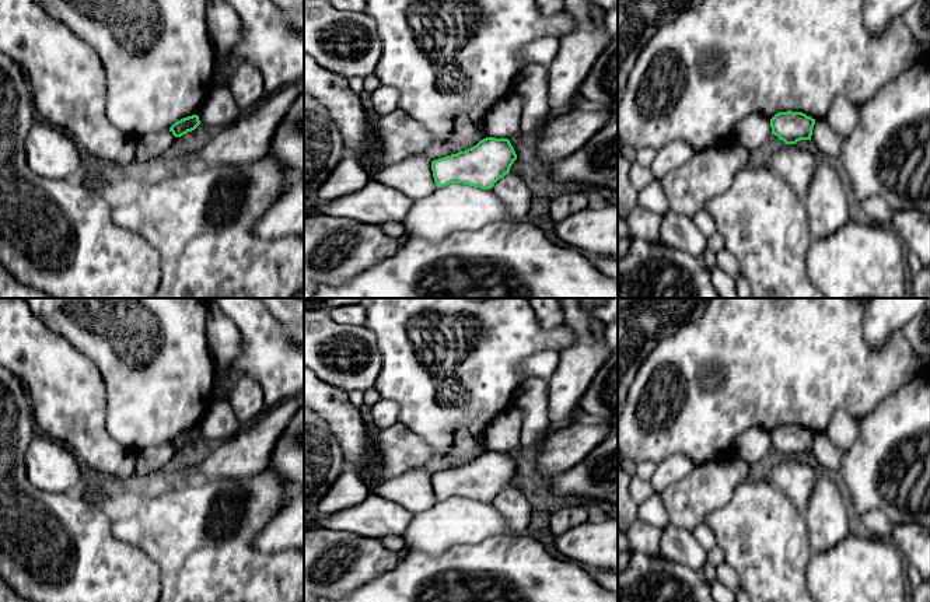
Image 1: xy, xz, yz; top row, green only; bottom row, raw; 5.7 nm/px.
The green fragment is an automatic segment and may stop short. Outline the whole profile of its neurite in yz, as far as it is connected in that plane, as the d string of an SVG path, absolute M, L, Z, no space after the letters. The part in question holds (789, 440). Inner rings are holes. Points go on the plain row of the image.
M779 426L770 433L772 448L786 458L811 454L815 433L803 426Z

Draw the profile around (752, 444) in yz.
M759 427L745 430L734 445L734 451L749 465L761 461L770 448L770 434Z

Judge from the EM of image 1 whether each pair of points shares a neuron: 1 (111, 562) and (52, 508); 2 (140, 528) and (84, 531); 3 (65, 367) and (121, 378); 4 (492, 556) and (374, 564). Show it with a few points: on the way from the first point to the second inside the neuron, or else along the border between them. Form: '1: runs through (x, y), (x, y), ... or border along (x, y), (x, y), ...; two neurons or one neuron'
1: runs through (97, 553), (66, 522); one neuron
2: border along (111, 522), (111, 532), (116, 538), (139, 548); two neurons
3: border along (77, 350), (98, 371), (104, 384), (107, 406); two neurons
4: border along (402, 555), (402, 559), (394, 569), (370, 581); two neurons

